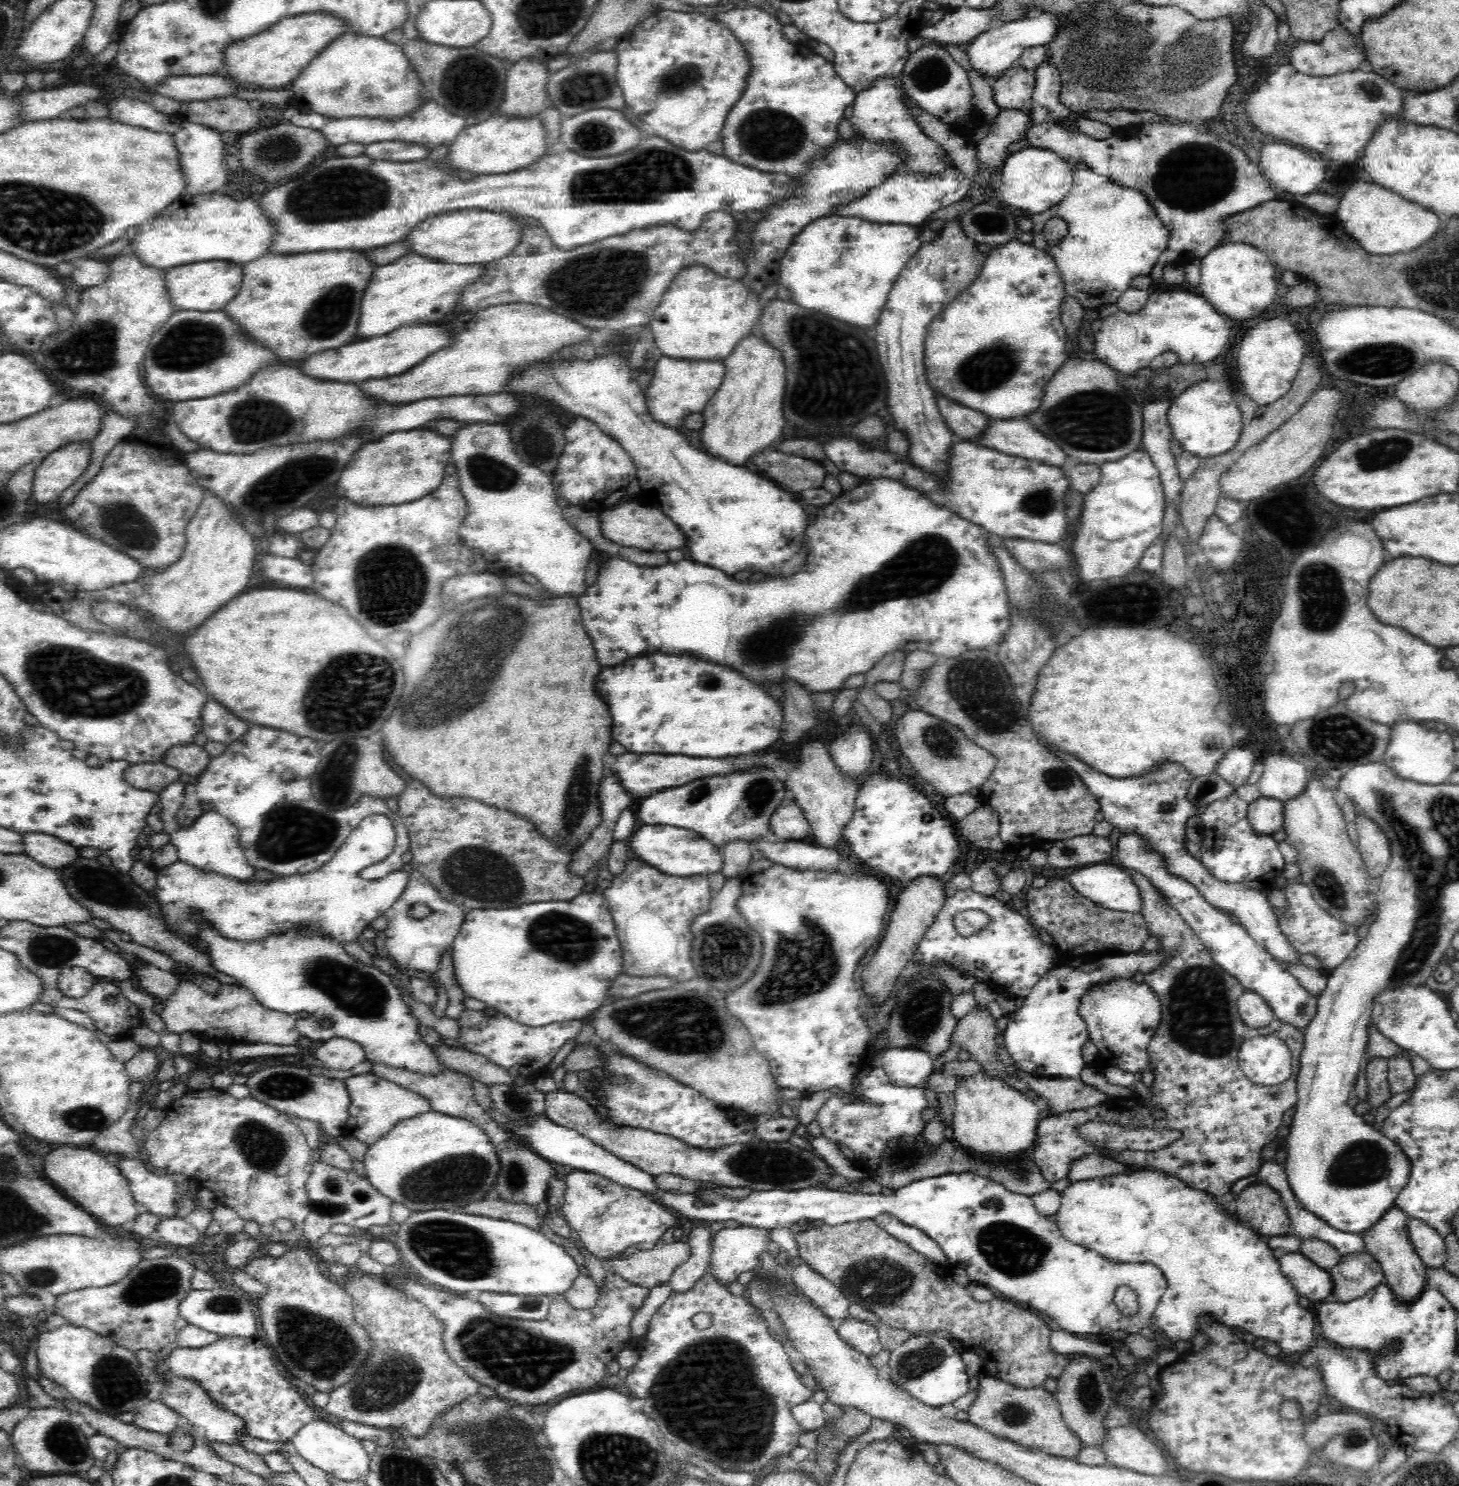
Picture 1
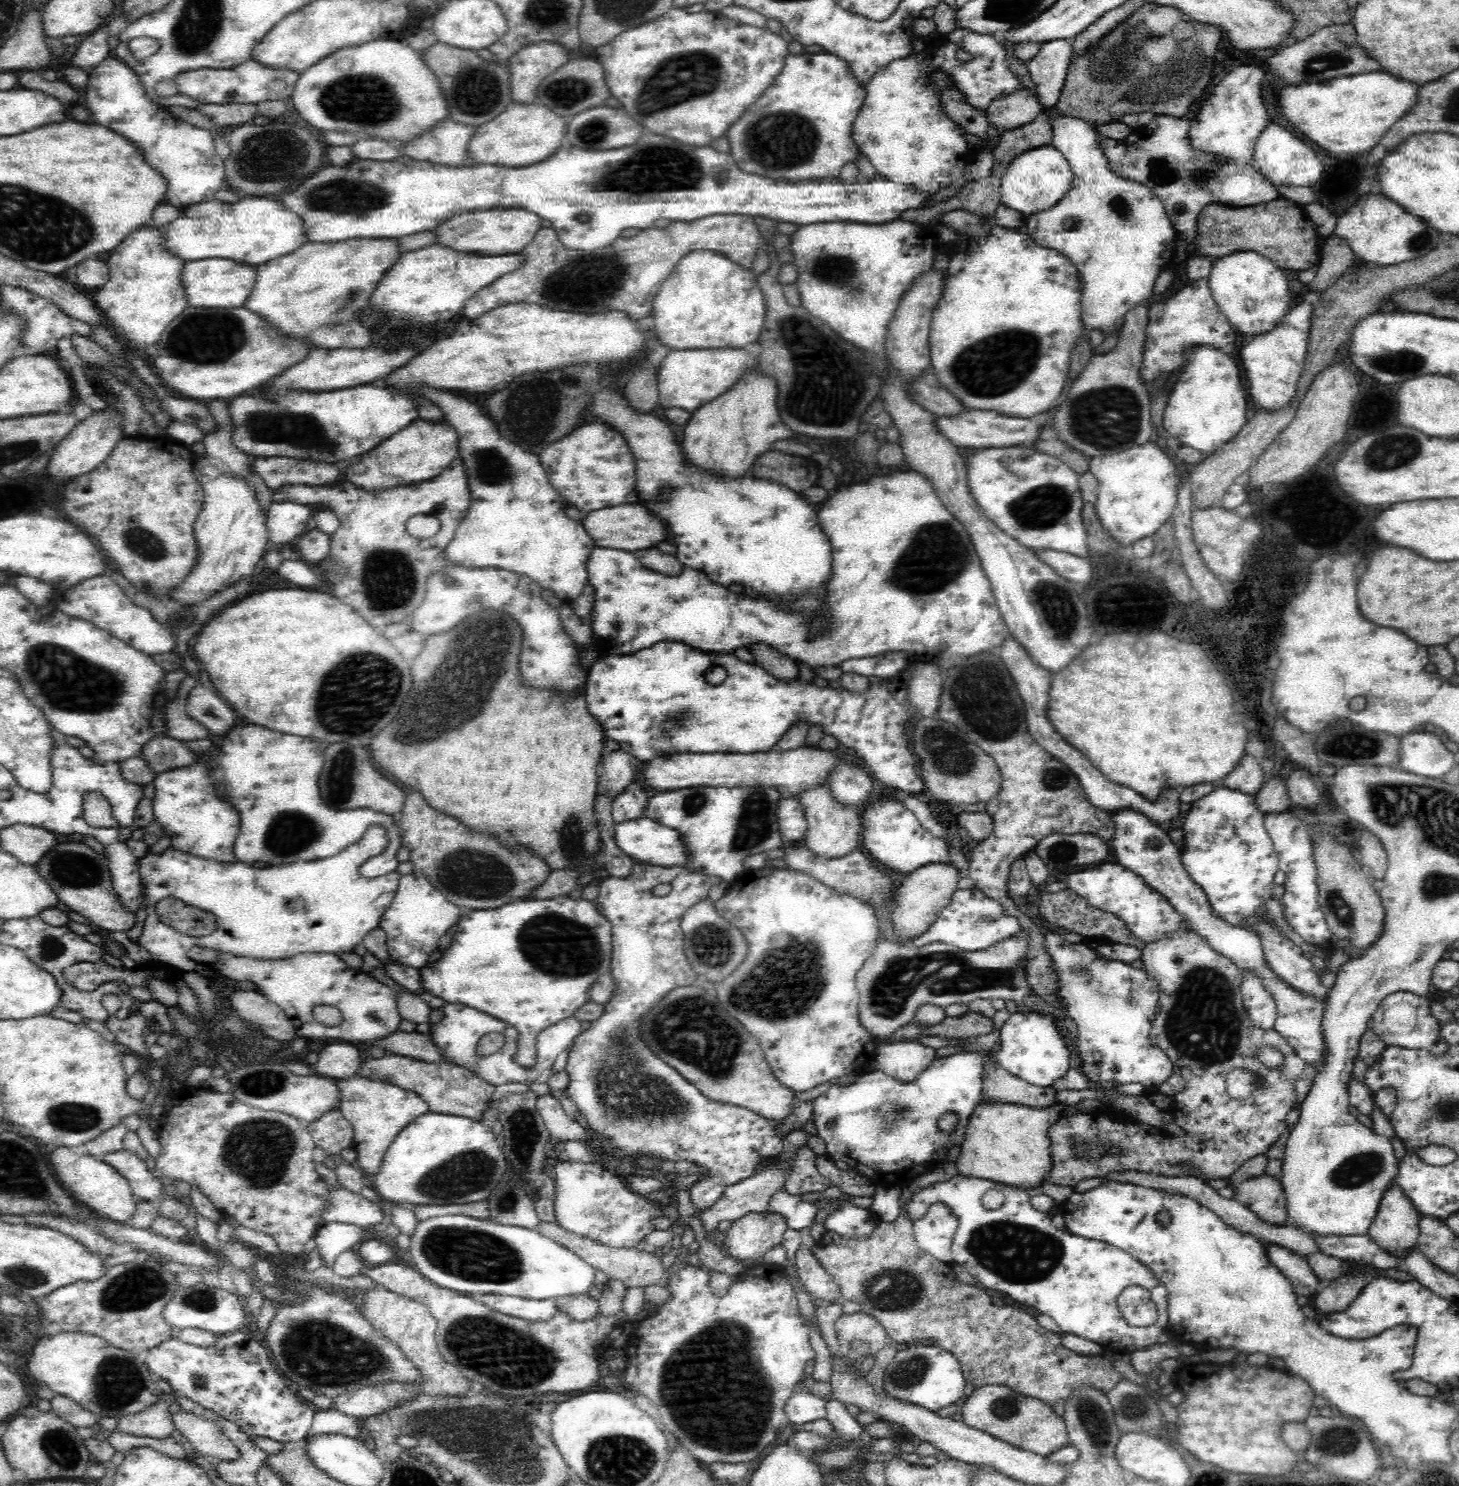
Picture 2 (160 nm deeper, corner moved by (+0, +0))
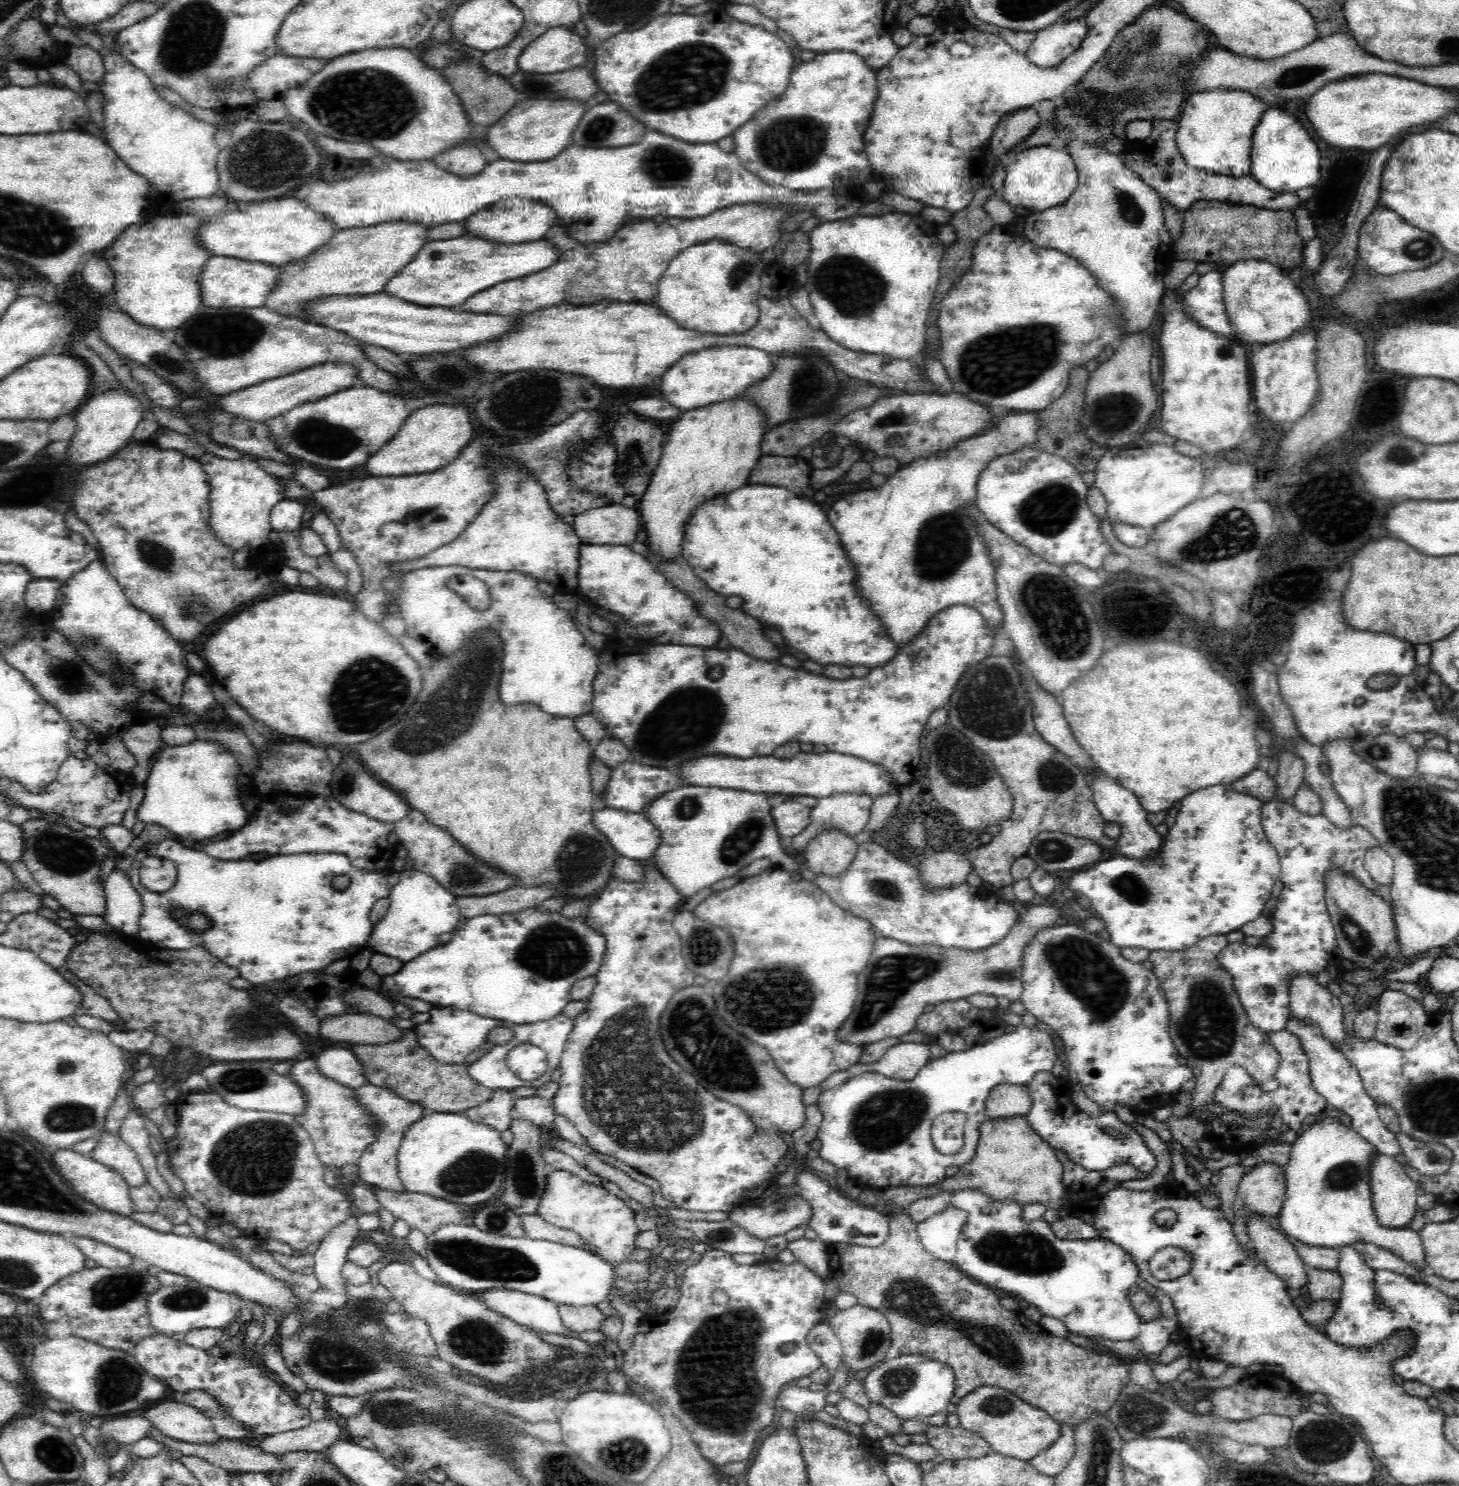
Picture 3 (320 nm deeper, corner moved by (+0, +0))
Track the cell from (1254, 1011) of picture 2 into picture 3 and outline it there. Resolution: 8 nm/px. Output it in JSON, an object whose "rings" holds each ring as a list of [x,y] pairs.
{"rings":[[[1274,800],[1263,803],[1261,825],[1266,838],[1278,853],[1281,866],[1279,880],[1283,884],[1283,889],[1277,898],[1276,908],[1269,916],[1272,928],[1270,934],[1261,938],[1261,943],[1257,946],[1248,946],[1244,942],[1229,943],[1220,952],[1217,960],[1223,970],[1232,975],[1233,986],[1237,990],[1239,1002],[1243,1006],[1243,1010],[1247,1012],[1250,1022],[1268,1034],[1285,1030],[1285,1026],[1291,1018],[1289,982],[1292,982],[1293,978],[1300,978],[1300,975],[1308,975],[1309,978],[1316,979],[1321,971],[1326,971],[1331,963],[1339,960],[1336,932],[1325,903],[1325,876],[1328,870],[1340,869],[1342,873],[1356,878],[1356,881],[1360,881],[1368,891],[1377,895],[1379,884],[1365,869],[1365,854],[1370,847],[1378,846],[1378,841],[1363,826],[1354,825],[1342,830],[1323,814],[1302,813],[1291,801]]]}

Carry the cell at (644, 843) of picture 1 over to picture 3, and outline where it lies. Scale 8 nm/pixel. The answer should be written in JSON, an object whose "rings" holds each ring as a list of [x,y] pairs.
{"rings":[[[597,805],[591,815],[592,826],[626,858],[649,860],[658,848],[660,831],[640,813]]]}

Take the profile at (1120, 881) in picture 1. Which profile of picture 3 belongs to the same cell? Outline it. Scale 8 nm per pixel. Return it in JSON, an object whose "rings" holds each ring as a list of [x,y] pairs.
{"rings":[[[1224,785],[1208,786],[1200,790],[1195,790],[1185,796],[1180,802],[1180,810],[1177,812],[1176,820],[1163,838],[1162,846],[1154,855],[1150,854],[1146,860],[1137,860],[1137,858],[1128,858],[1123,854],[1116,855],[1108,860],[1099,861],[1094,864],[1094,868],[1083,868],[1078,874],[1072,876],[1070,888],[1080,896],[1090,900],[1093,910],[1098,917],[1103,918],[1106,924],[1105,936],[1108,937],[1112,945],[1120,949],[1141,948],[1150,952],[1158,950],[1164,951],[1184,951],[1198,943],[1200,939],[1211,935],[1228,935],[1232,931],[1238,931],[1246,922],[1252,922],[1261,916],[1266,902],[1272,894],[1272,886],[1279,879],[1281,866],[1279,856],[1275,848],[1266,838],[1263,826],[1261,825],[1261,808],[1264,802],[1254,798],[1252,795],[1239,793],[1232,788]]]}

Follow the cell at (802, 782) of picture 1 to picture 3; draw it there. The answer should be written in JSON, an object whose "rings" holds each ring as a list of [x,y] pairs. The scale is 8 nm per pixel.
{"rings":[[[840,829],[824,830],[804,850],[805,866],[814,874],[837,877],[856,856],[859,845]]]}

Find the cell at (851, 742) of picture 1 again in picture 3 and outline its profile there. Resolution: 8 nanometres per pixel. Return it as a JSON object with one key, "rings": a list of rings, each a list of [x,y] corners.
{"rings":[[[838,793],[819,799],[811,809],[808,826],[788,841],[788,848],[804,851],[816,834],[830,829],[840,829],[855,838],[868,822],[872,802],[872,797],[860,793]]]}

